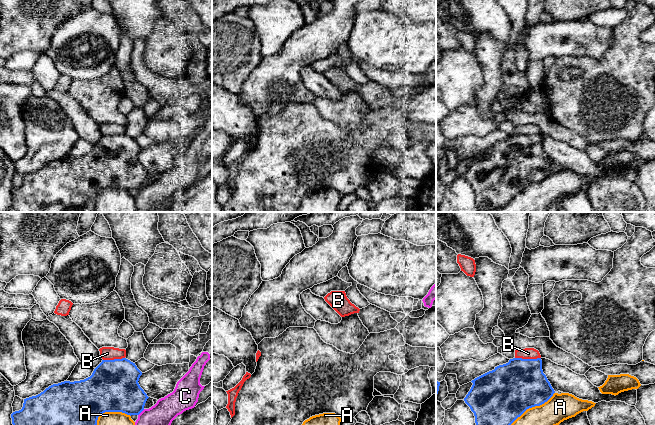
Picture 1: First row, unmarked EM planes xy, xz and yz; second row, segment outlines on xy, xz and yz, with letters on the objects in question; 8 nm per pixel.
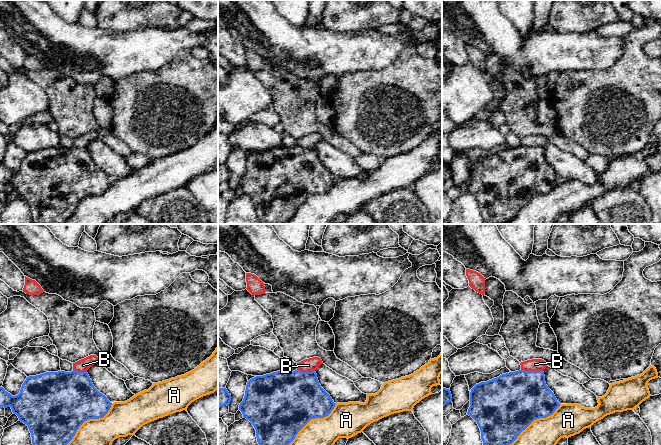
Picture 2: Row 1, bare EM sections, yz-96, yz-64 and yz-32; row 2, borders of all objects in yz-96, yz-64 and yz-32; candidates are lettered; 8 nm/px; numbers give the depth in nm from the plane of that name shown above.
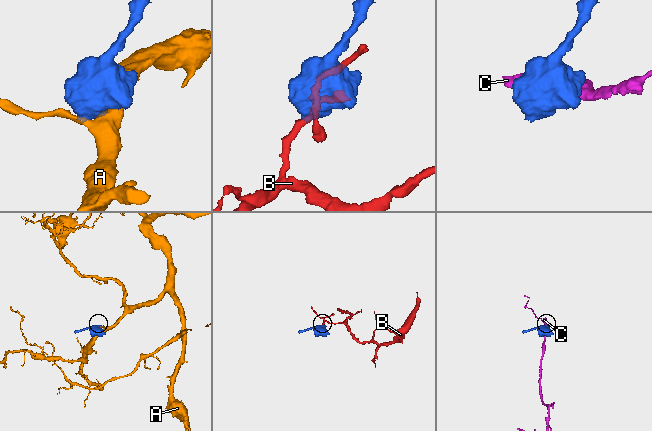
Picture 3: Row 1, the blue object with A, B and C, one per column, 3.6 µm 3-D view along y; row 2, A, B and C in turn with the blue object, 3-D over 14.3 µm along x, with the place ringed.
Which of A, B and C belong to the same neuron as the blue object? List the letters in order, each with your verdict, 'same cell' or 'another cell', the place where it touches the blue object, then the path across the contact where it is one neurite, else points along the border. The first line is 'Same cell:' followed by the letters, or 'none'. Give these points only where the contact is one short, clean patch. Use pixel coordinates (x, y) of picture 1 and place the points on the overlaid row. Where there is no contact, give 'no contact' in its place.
Same cell: none
A: another cell; meets blue in yz at (532, 406)
B: another cell; meets blue in yz at (528, 359)
C: another cell; meets blue in xy at (141, 411); border along xy (144, 409), (138, 415)

